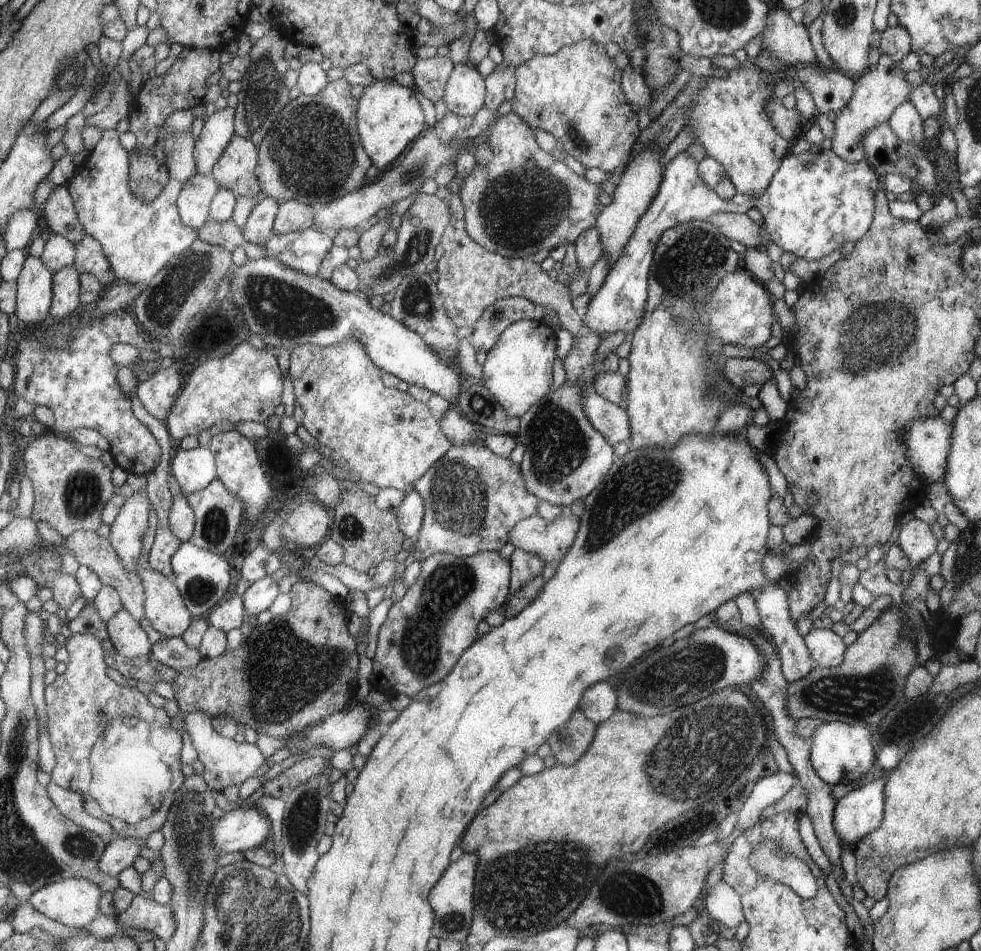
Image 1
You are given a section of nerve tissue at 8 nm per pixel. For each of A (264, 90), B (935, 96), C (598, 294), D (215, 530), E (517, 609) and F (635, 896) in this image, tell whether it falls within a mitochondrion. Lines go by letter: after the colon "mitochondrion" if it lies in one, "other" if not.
A: mitochondrion
B: other
C: other
D: mitochondrion
E: other
F: mitochondrion

